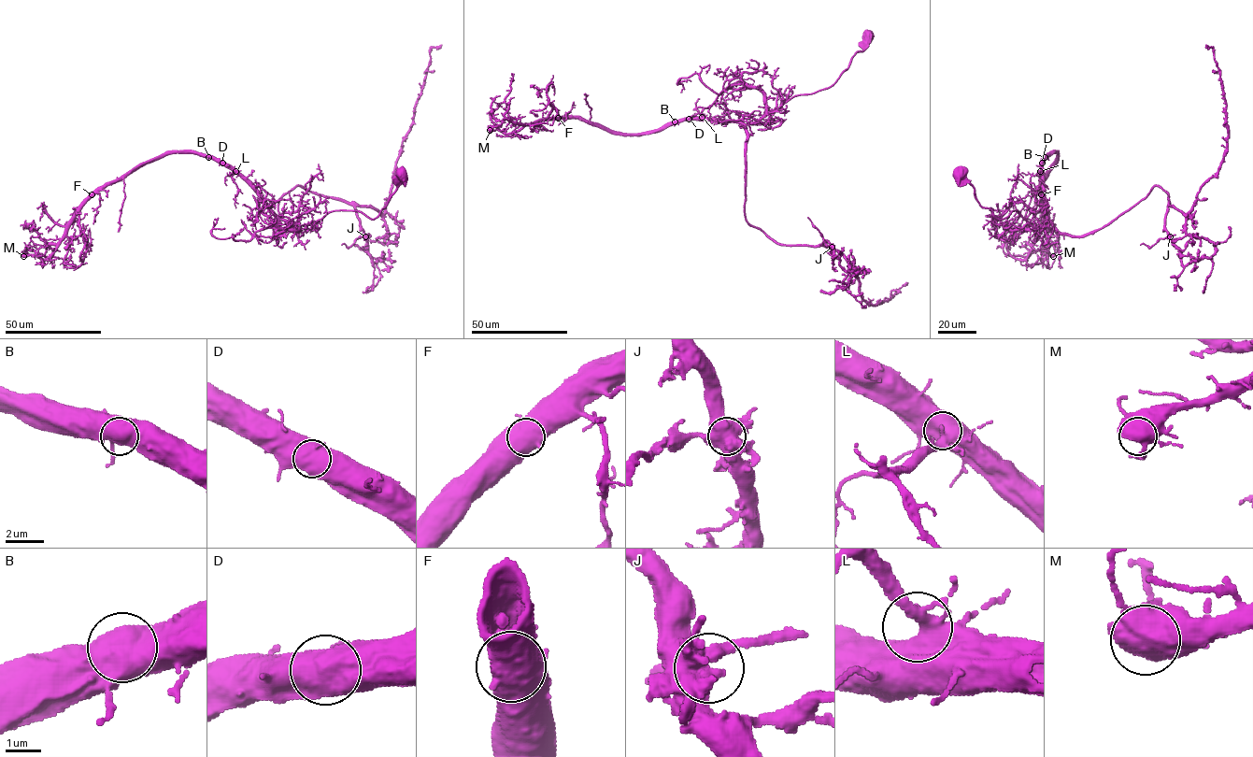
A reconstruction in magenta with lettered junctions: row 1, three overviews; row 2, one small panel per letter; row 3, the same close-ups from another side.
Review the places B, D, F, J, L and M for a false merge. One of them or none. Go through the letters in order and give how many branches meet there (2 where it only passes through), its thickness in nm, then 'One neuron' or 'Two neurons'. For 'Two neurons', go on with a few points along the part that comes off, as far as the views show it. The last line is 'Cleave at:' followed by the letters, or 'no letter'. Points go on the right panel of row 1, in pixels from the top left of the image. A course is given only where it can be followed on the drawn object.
B: Branches: 3. Thickness 600 nm. One neuron
D: Branches: 3. Thickness 650 nm. One neuron
F: Branches: 3. Thickness 800 nm. One neuron
J: Branches: 3. Thickness 600 nm. One neuron
L: Branches: 3. Thickness 480 nm. One neuron
M: Branches: 3. Thickness 700 nm. One neuron
Cleave at: no letter

